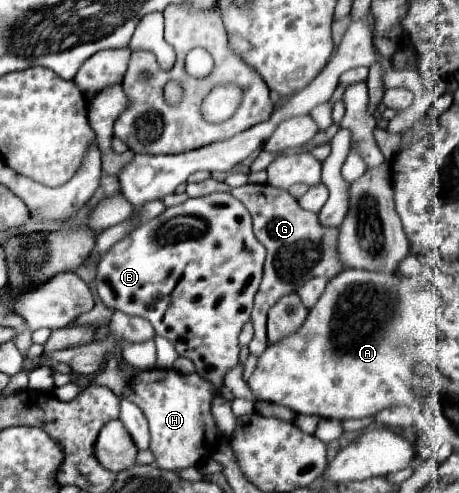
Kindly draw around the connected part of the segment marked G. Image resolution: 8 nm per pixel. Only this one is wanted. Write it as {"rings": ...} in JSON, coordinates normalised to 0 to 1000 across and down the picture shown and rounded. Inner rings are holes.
{"rings":[[[455,361],[447,369],[407,373],[403,389],[412,402],[447,398],[455,389],[495,389],[495,394],[512,398],[542,426],[542,434],[551,442],[551,471],[556,471],[560,487],[582,507],[582,523],[577,523],[577,540],[573,540],[573,568],[569,568],[564,592],[556,596],[556,625],[547,637],[556,682],[542,698],[542,714],[551,722],[569,722],[577,714],[577,706],[586,702],[582,698],[582,661],[577,661],[586,625],[603,609],[612,609],[617,600],[647,592],[669,568],[691,564],[691,560],[721,568],[747,548],[743,527],[734,523],[734,475],[739,475],[739,467],[695,458],[691,434],[651,422],[647,406],[630,389],[603,385],[586,373],[534,373],[521,381],[503,381],[490,369]]]}

